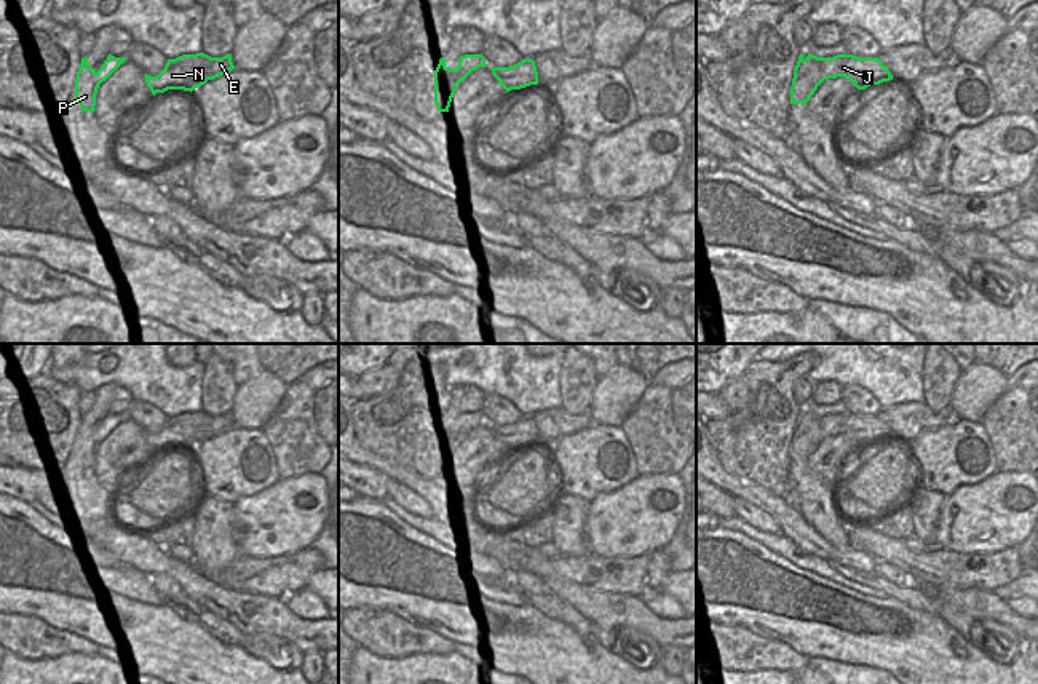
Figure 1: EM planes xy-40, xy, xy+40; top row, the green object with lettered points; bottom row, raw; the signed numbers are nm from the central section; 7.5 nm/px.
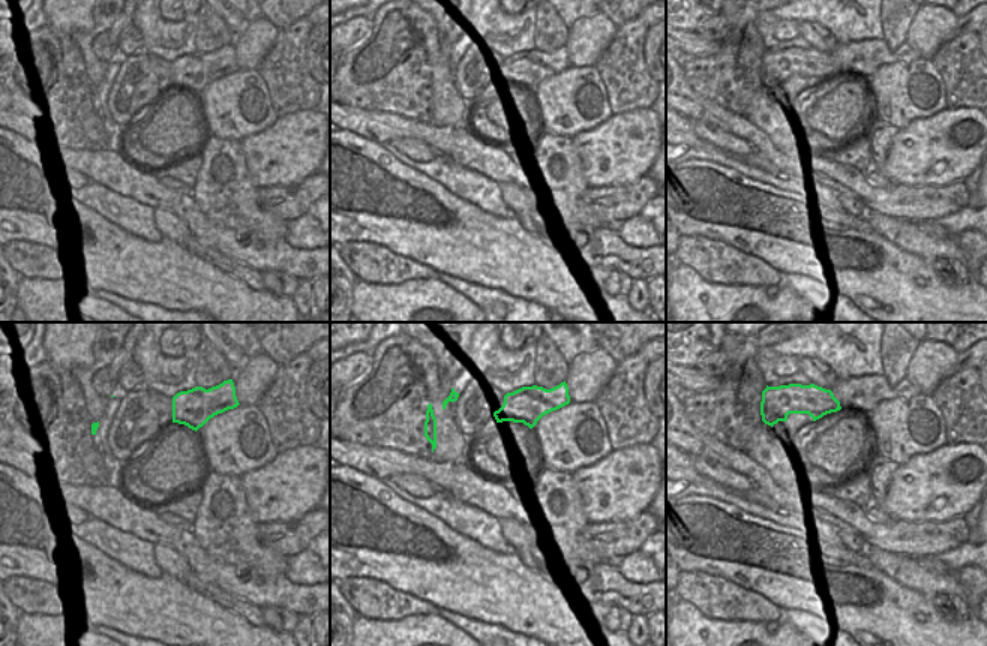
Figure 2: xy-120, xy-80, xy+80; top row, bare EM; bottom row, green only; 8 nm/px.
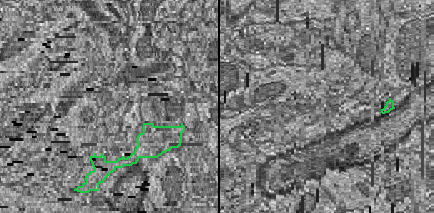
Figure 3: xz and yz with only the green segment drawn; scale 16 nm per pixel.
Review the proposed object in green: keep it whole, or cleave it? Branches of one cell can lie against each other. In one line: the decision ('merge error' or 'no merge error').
no merge error

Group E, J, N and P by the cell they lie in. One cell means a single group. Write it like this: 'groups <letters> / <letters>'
groups E J N P

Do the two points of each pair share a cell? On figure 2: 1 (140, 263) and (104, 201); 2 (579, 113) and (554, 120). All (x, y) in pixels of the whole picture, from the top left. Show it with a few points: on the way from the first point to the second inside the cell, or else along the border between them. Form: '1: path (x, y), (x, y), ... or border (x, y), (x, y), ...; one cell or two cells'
1: border (87, 206), (126, 231), (149, 242); two cells
2: path (573, 113), (560, 114); one cell

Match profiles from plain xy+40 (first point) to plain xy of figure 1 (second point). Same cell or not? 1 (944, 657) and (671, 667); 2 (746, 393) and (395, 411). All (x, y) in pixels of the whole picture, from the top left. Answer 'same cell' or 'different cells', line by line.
1: different cells
2: different cells

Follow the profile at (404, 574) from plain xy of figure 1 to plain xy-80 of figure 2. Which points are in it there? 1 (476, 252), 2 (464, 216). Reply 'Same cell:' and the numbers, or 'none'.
Same cell: 1

